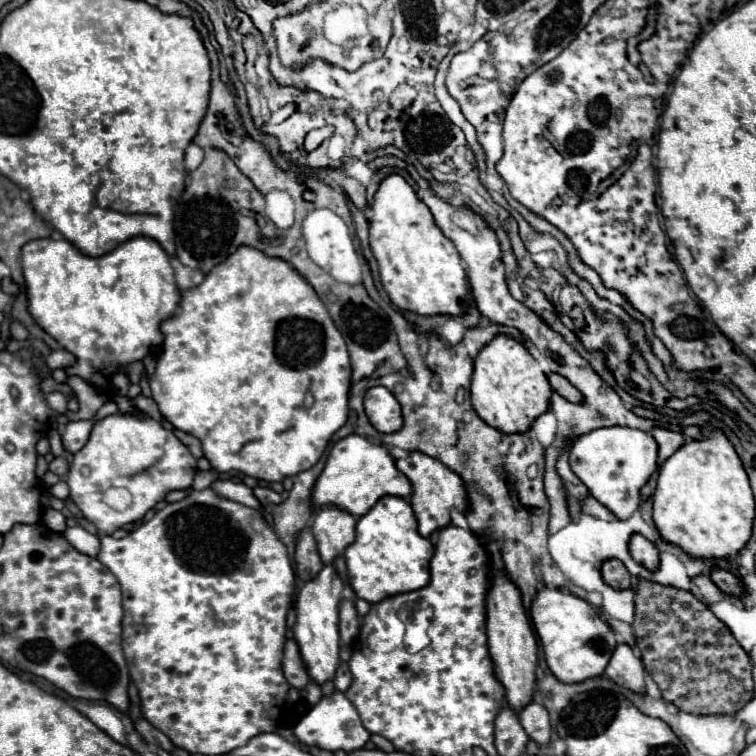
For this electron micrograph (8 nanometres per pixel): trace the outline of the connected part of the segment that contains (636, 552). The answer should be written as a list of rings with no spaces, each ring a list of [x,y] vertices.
[[[633,535],[629,541],[629,553],[631,557],[641,563],[643,567],[647,567],[649,571],[655,571],[659,567],[659,553],[655,549],[655,545],[651,545],[643,535]]]

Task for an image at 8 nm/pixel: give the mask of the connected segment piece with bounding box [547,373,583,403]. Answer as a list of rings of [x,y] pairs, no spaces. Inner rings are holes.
[[[549,373],[547,375],[547,379],[549,379],[549,383],[551,383],[551,387],[553,387],[553,391],[557,391],[561,397],[565,397],[567,401],[571,401],[571,403],[577,403],[577,401],[583,401],[583,397],[581,397],[581,393],[565,379],[565,377],[561,377],[561,375],[557,375],[557,373]]]

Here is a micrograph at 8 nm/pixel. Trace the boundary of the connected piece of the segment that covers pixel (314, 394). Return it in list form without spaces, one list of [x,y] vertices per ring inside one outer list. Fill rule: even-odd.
[[[239,247],[239,251],[235,251],[235,255],[231,255],[231,259],[227,259],[227,263],[219,263],[219,267],[215,267],[215,271],[211,271],[211,275],[205,275],[205,281],[201,285],[185,291],[179,305],[191,305],[191,307],[189,309],[179,307],[177,313],[171,319],[167,319],[167,323],[163,323],[163,327],[161,327],[161,331],[165,335],[163,353],[157,361],[157,369],[153,373],[153,377],[149,381],[153,399],[155,399],[161,415],[175,429],[197,437],[201,441],[203,455],[219,472],[239,471],[243,475],[253,473],[251,477],[255,477],[255,479],[275,483],[275,481],[283,481],[285,477],[311,469],[321,459],[333,433],[345,425],[347,415],[349,415],[349,389],[351,389],[351,363],[349,363],[349,353],[347,353],[345,341],[343,341],[341,333],[337,331],[337,327],[333,325],[325,305],[319,301],[315,289],[287,261],[267,257],[261,251],[255,251],[253,247]]]

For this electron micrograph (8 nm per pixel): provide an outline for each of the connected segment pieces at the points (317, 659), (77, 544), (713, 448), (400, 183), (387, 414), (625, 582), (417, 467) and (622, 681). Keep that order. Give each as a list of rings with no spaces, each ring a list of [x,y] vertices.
[[[325,565],[315,579],[299,589],[297,597],[297,621],[293,625],[293,635],[299,645],[299,653],[307,675],[313,683],[323,685],[335,679],[335,671],[341,663],[339,659],[339,603],[341,603],[343,581],[333,565]]]
[[[69,527],[63,531],[63,537],[83,555],[89,555],[89,557],[95,557],[99,553],[99,537],[85,531],[83,527]]]
[[[705,431],[703,441],[691,441],[675,451],[659,469],[653,495],[653,521],[663,541],[681,547],[695,559],[733,559],[751,539],[755,517],[747,473],[721,431]]]
[[[389,175],[381,181],[379,191],[375,193],[375,203],[369,213],[369,241],[371,251],[379,263],[381,283],[391,299],[391,303],[401,311],[411,311],[417,315],[451,315],[463,317],[473,307],[473,295],[469,293],[467,273],[455,245],[435,227],[431,213],[417,199],[413,187],[401,175]]]
[[[371,387],[365,393],[365,413],[379,433],[393,433],[403,427],[401,405],[385,387]]]
[[[619,559],[605,561],[601,567],[601,573],[603,573],[603,581],[607,585],[611,585],[613,589],[631,589],[633,587],[633,579]]]
[[[411,451],[405,459],[397,459],[395,465],[411,481],[411,487],[413,487],[411,507],[413,507],[415,517],[417,517],[417,529],[423,537],[429,537],[433,531],[447,527],[451,523],[453,507],[459,513],[467,513],[471,509],[463,479],[455,471],[451,471],[449,467],[439,463],[437,459],[433,459],[425,453],[419,453],[419,451]]]
[[[619,645],[613,651],[611,661],[605,669],[607,679],[611,679],[619,687],[625,687],[625,689],[629,689],[633,693],[639,693],[639,695],[645,693],[643,675],[645,675],[645,669],[643,669],[641,659],[635,657],[631,647],[627,647],[627,645]]]

